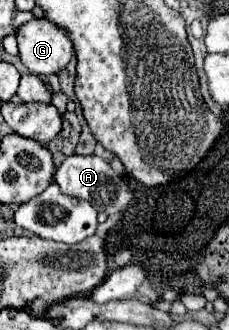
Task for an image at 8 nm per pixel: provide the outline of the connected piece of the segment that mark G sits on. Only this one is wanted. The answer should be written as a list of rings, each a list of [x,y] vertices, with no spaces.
[[[48,19],[24,23],[18,31],[18,47],[24,67],[34,75],[52,75],[68,67],[74,57],[70,35]]]

